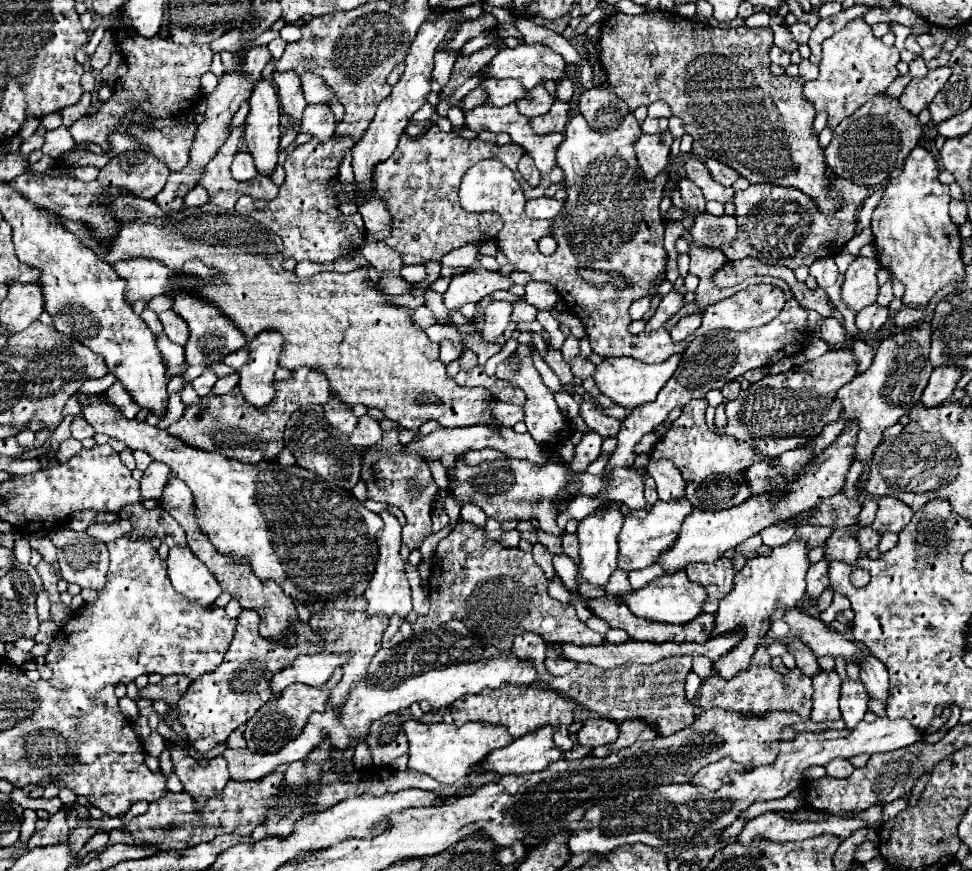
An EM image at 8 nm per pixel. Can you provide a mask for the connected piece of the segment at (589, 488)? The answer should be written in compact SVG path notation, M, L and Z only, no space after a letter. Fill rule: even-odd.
M582 474L578 476L578 480L582 482L582 490L580 494L588 494L588 496L596 496L602 488L602 478L600 476L592 476L592 474Z

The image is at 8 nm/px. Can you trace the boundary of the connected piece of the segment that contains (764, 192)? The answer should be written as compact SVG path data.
M834 178L834 182L836 182L838 192L846 196L842 208L834 216L826 216L818 212L814 200L796 188L752 184L746 190L736 192L734 194L736 214L734 216L738 224L742 224L742 230L738 232L732 244L726 244L726 248L720 248L720 250L732 262L752 256L770 266L782 264L782 266L788 266L790 270L802 264L810 266L812 262L826 258L826 256L836 256L846 246L846 242L852 240L856 234L856 222L858 222L856 216L858 216L862 202L868 196L868 188L856 186L844 178Z

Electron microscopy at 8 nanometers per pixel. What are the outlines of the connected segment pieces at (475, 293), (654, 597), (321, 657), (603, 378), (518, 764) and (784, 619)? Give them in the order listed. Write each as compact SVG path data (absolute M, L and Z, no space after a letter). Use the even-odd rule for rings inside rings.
M474 268L450 280L448 290L444 292L444 306L452 310L452 308L462 308L466 302L476 304L486 294L496 292L496 290L510 290L512 286L514 282L500 272L492 272L486 268Z
M684 570L674 572L674 574L664 574L656 580L652 580L646 588L636 590L632 594L622 596L628 608L646 620L658 620L658 622L668 622L668 624L688 624L696 616L702 614L702 604L706 602L706 588L700 588L700 584L692 582Z
M320 652L320 654L298 656L292 666L274 674L270 684L272 692L278 696L286 686L294 682L304 682L308 686L322 686L332 676L334 668L346 664L348 658L350 658L350 652L344 652L344 654Z
M676 354L660 364L646 364L636 358L604 358L600 364L596 364L594 380L596 380L598 390L604 396L608 396L614 404L622 408L636 408L640 404L656 400L656 394L670 380L674 370L678 368L678 362L680 362L680 356Z
M542 726L506 748L494 750L482 764L478 764L468 778L480 776L486 770L492 770L500 776L504 774L530 774L530 772L540 772L546 768L546 764L564 760L564 750L554 746L554 728L552 726Z
M790 608L790 610L776 610L770 616L770 630L766 634L766 642L792 642L794 638L802 640L816 656L844 656L850 660L856 656L856 662L860 664L864 654L862 650L840 636L840 632L834 632L824 626L822 620L808 616L800 608Z

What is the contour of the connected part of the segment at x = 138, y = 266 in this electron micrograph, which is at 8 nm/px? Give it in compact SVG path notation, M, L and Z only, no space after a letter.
M146 258L118 260L114 262L114 270L126 280L126 298L130 304L136 300L148 302L150 298L162 294L170 278L170 270L162 262Z

